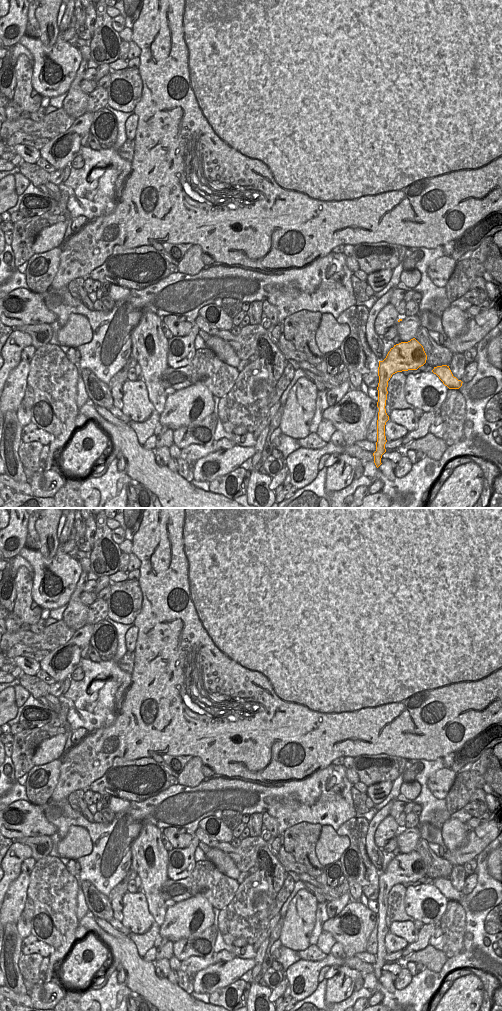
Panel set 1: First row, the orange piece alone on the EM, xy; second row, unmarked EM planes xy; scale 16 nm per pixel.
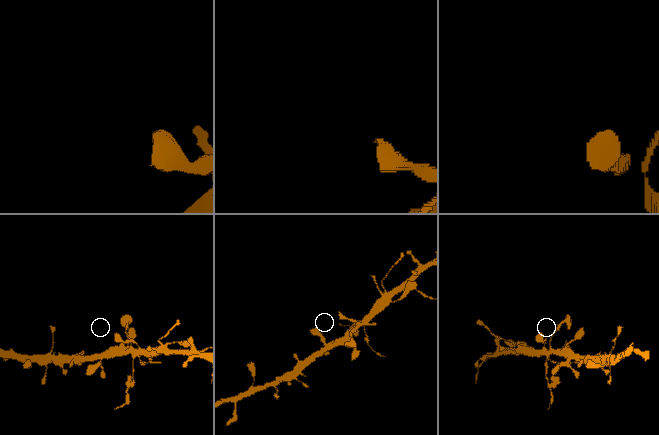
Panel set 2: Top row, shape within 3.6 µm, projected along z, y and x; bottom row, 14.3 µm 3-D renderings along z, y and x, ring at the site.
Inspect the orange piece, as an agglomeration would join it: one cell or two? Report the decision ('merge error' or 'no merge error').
merge error

